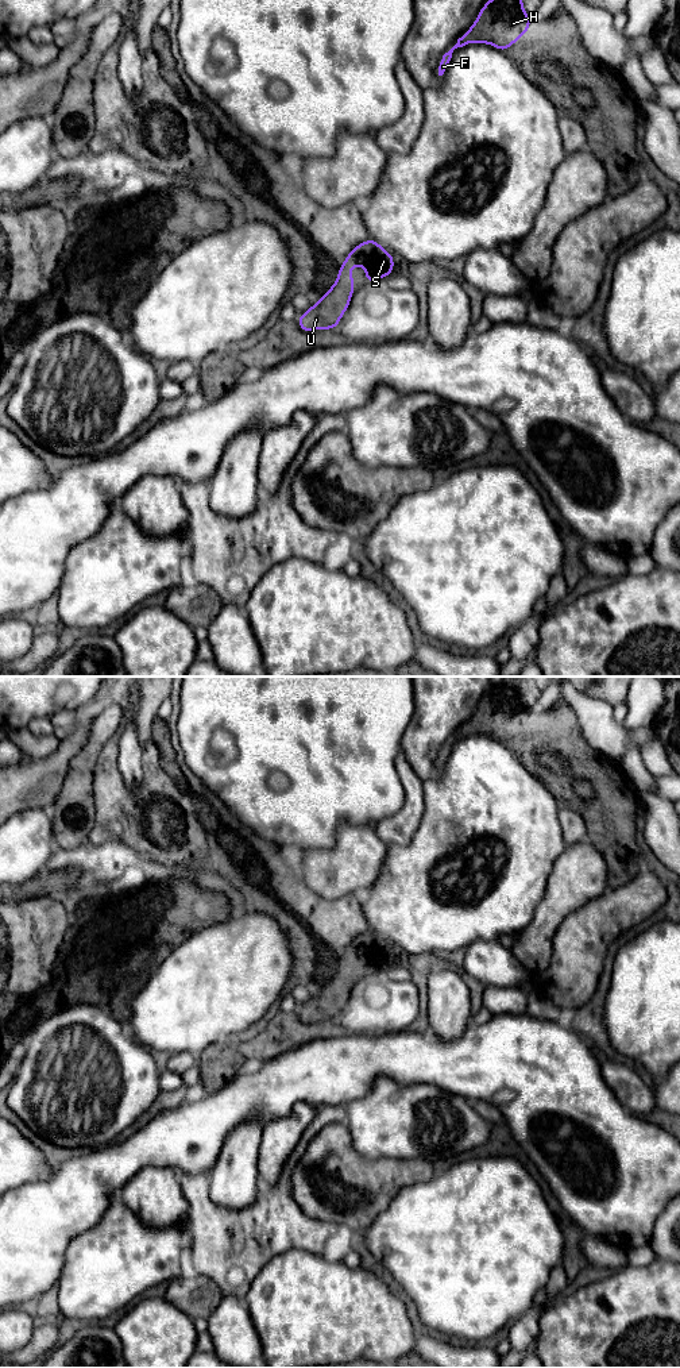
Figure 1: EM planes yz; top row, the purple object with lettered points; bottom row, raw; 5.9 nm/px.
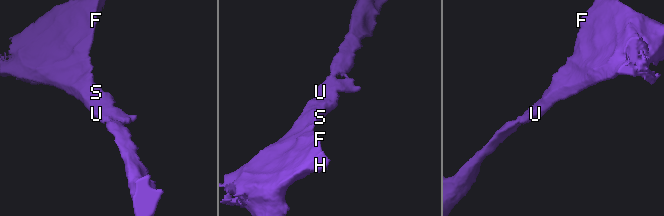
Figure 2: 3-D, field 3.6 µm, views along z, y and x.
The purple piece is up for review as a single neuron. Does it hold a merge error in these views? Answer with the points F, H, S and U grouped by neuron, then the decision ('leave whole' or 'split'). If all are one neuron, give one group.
F H S U; leave whole

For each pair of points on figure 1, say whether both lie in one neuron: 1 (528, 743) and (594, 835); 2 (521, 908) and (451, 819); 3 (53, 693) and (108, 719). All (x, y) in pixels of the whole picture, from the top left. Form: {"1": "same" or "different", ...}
{"1": "same", "2": "same", "3": "different"}

